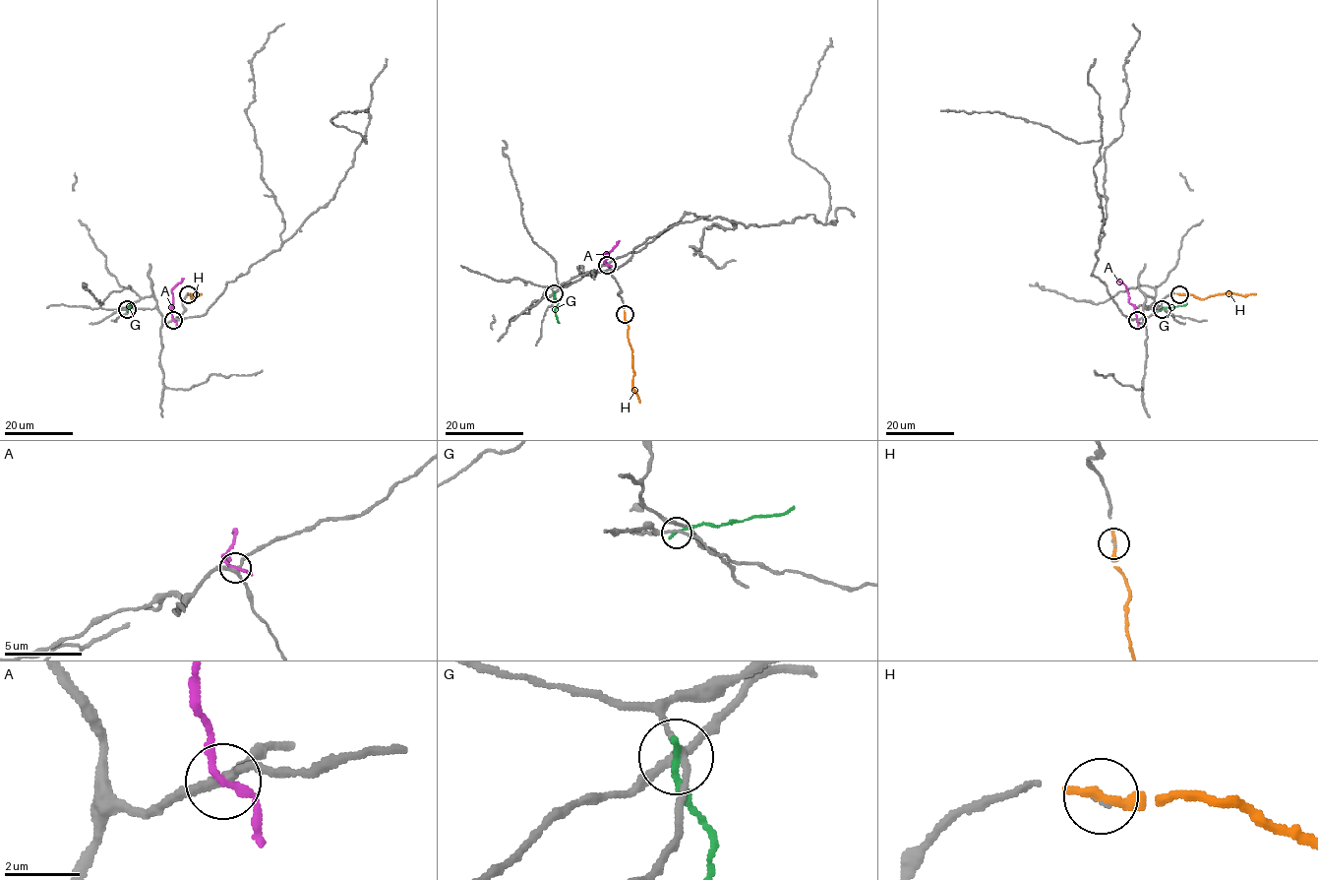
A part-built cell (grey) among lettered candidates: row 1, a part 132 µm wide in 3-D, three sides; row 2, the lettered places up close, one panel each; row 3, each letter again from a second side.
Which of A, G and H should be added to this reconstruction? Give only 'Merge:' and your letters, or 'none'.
Merge: H

